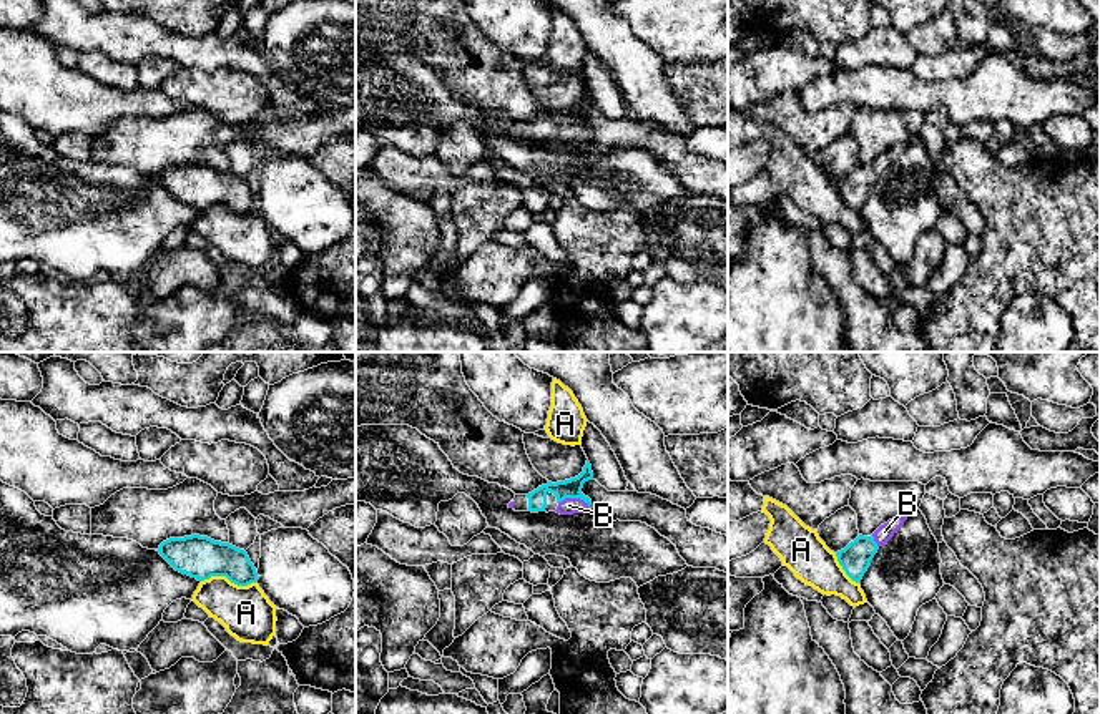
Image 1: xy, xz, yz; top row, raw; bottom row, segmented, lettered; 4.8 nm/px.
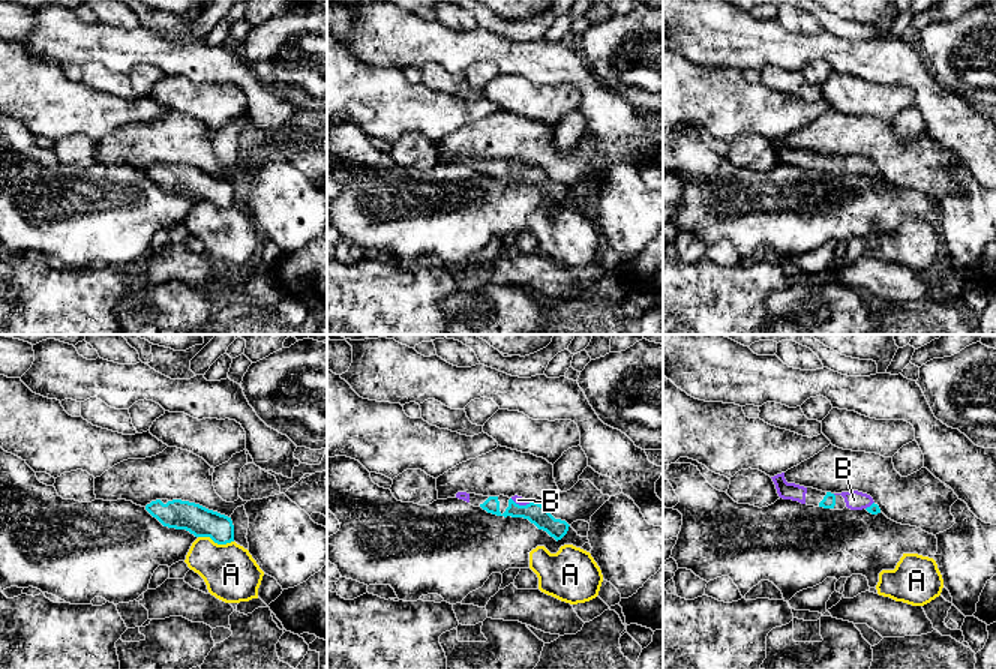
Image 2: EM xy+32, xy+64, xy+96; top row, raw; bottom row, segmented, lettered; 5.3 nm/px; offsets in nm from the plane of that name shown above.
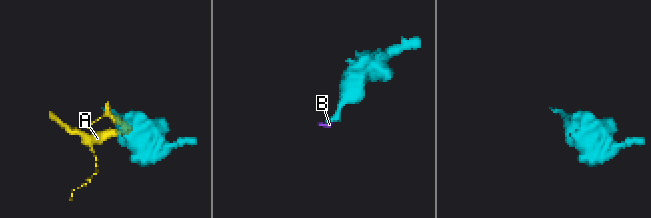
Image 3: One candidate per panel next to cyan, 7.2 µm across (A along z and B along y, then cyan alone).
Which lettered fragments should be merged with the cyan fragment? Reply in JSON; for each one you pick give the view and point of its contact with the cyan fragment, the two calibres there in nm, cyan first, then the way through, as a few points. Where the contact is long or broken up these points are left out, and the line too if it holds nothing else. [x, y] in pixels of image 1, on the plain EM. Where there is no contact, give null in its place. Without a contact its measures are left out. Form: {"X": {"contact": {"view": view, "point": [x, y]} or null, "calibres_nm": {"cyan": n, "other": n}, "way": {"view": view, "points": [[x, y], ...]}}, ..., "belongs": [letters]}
{"B": {"contact": {"view": "xz", "point": [574, 125]}, "calibres_nm": {"cyan": 100, "other": 80}, "way": {"view": "xz", "points": [[570, 117], [574, 125], [569, 133]]}}, "belongs": ["B"]}

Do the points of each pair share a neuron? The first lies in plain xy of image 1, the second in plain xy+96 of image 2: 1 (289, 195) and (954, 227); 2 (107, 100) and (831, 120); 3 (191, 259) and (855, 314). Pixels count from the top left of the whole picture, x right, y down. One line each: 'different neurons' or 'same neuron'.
1: same neuron
2: different neurons
3: different neurons

